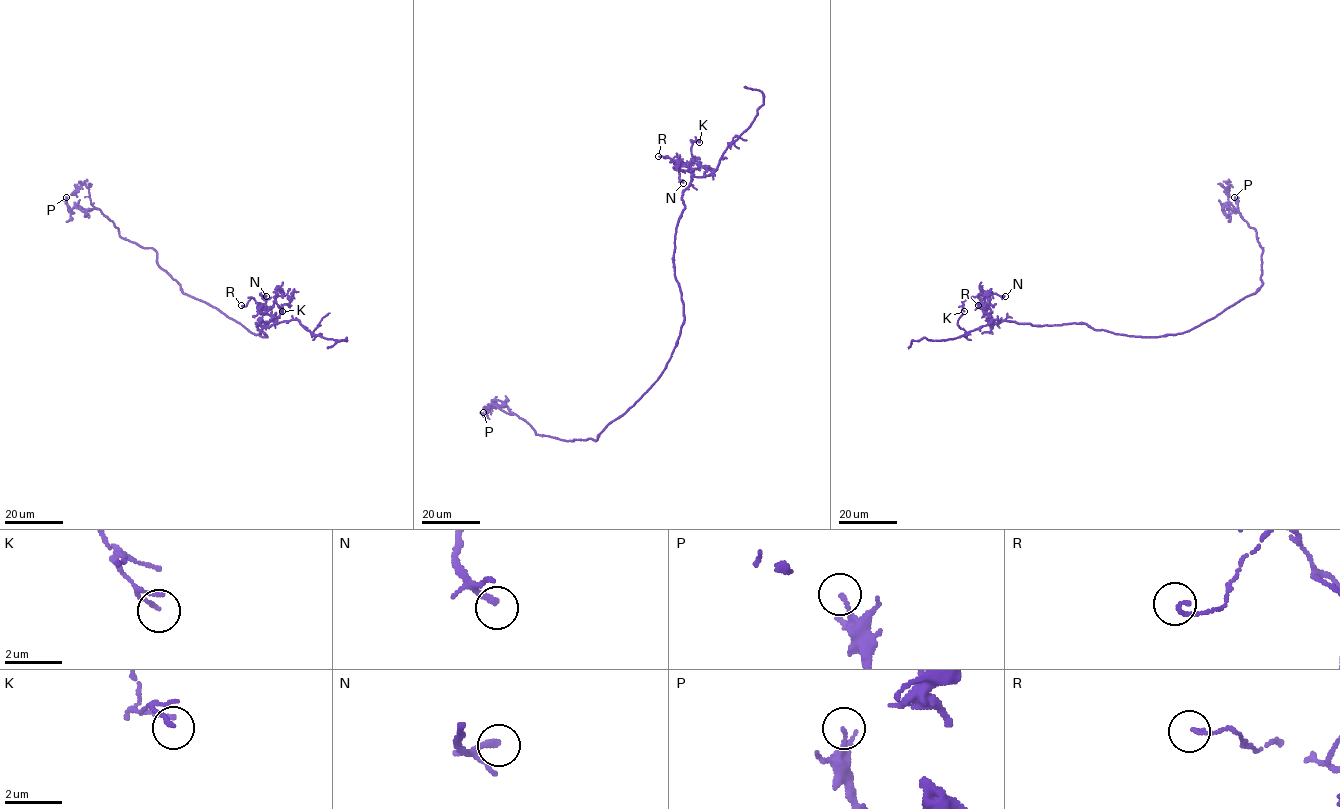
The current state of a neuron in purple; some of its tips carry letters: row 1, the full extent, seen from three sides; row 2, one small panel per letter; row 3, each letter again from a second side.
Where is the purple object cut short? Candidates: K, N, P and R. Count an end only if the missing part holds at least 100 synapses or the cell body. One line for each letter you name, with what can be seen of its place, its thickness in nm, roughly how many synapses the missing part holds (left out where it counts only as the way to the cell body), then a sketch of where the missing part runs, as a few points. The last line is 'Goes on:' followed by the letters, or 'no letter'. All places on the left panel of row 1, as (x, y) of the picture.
Goes on: no letter

